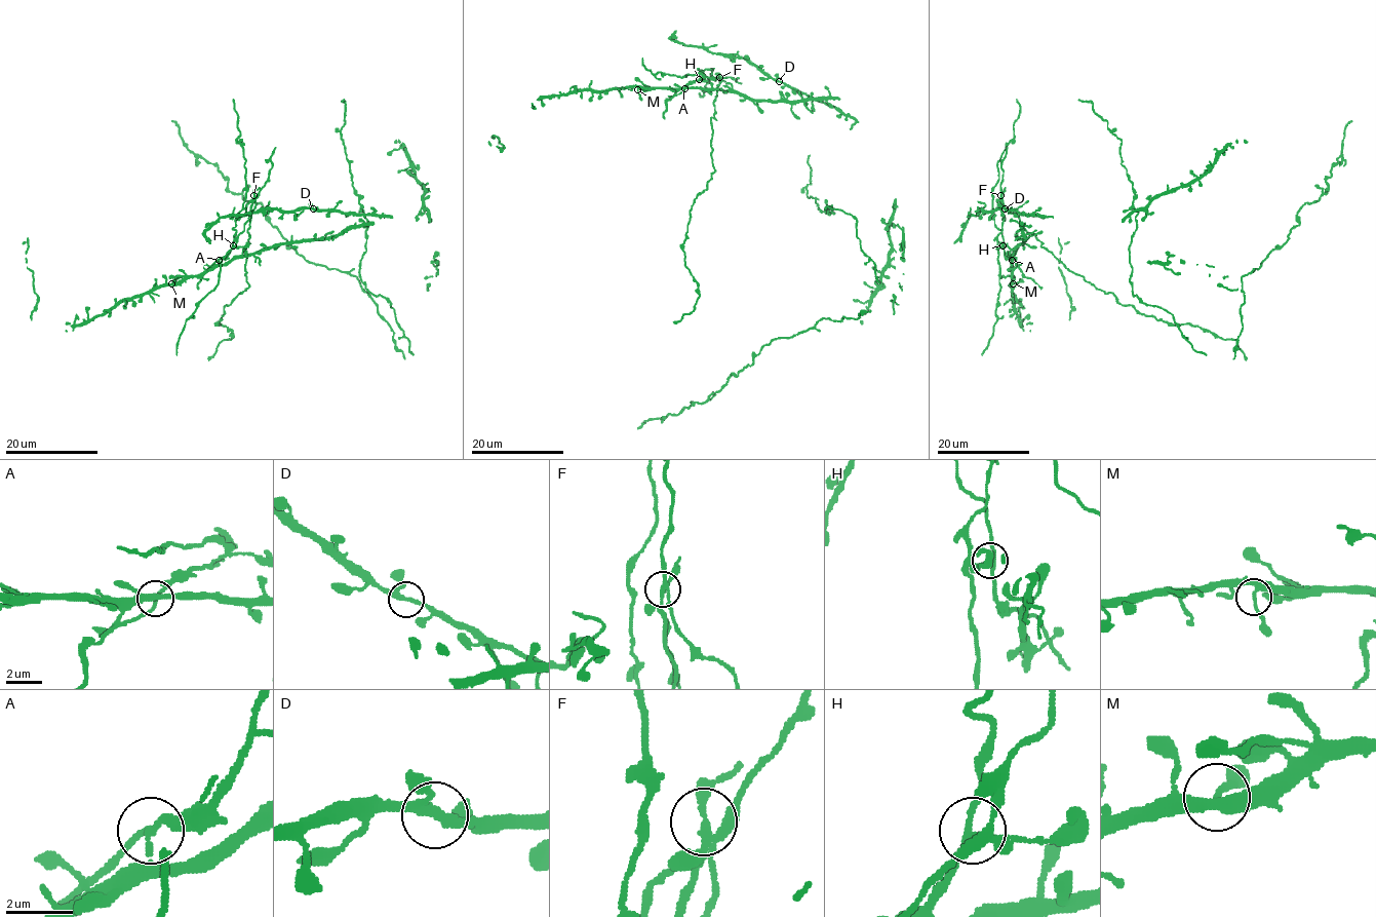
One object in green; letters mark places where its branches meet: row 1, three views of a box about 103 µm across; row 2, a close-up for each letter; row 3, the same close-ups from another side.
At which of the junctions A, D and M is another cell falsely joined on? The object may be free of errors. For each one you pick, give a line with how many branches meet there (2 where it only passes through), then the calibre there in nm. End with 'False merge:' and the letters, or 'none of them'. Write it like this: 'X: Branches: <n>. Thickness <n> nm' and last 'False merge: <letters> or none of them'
A: Branches: 3. Thickness 170 nm
False merge: A

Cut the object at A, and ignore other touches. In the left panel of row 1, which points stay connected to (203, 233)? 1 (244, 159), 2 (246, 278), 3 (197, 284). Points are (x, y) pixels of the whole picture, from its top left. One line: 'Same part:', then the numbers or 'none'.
Same part: none

